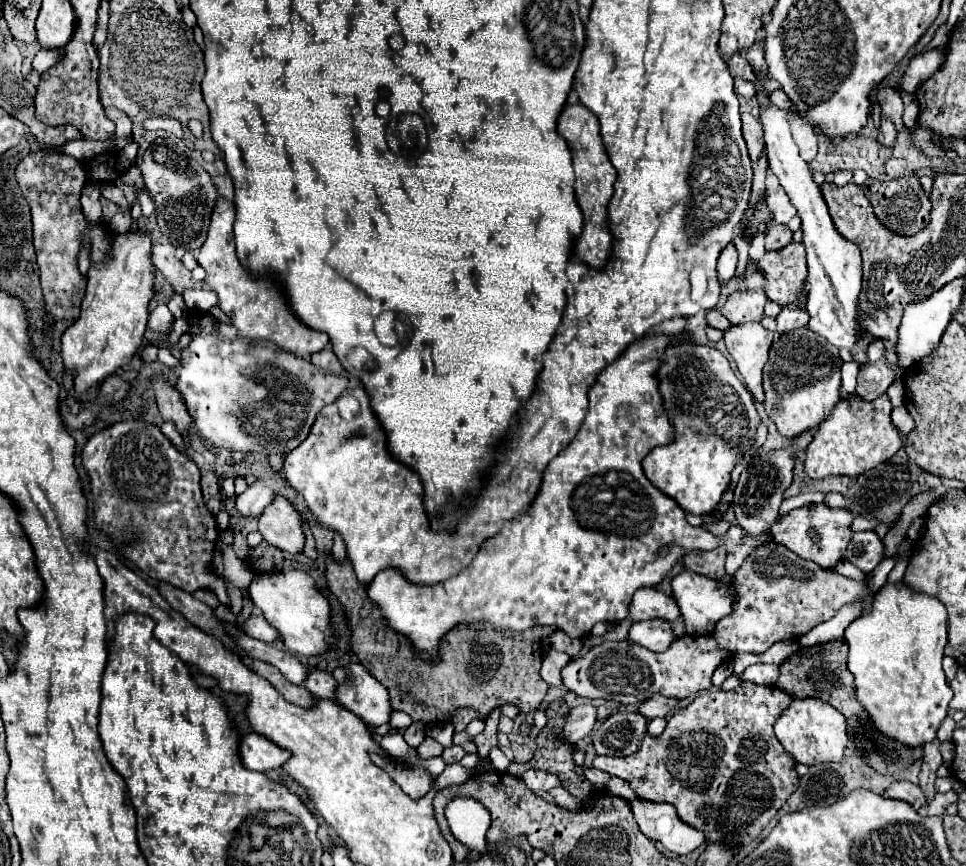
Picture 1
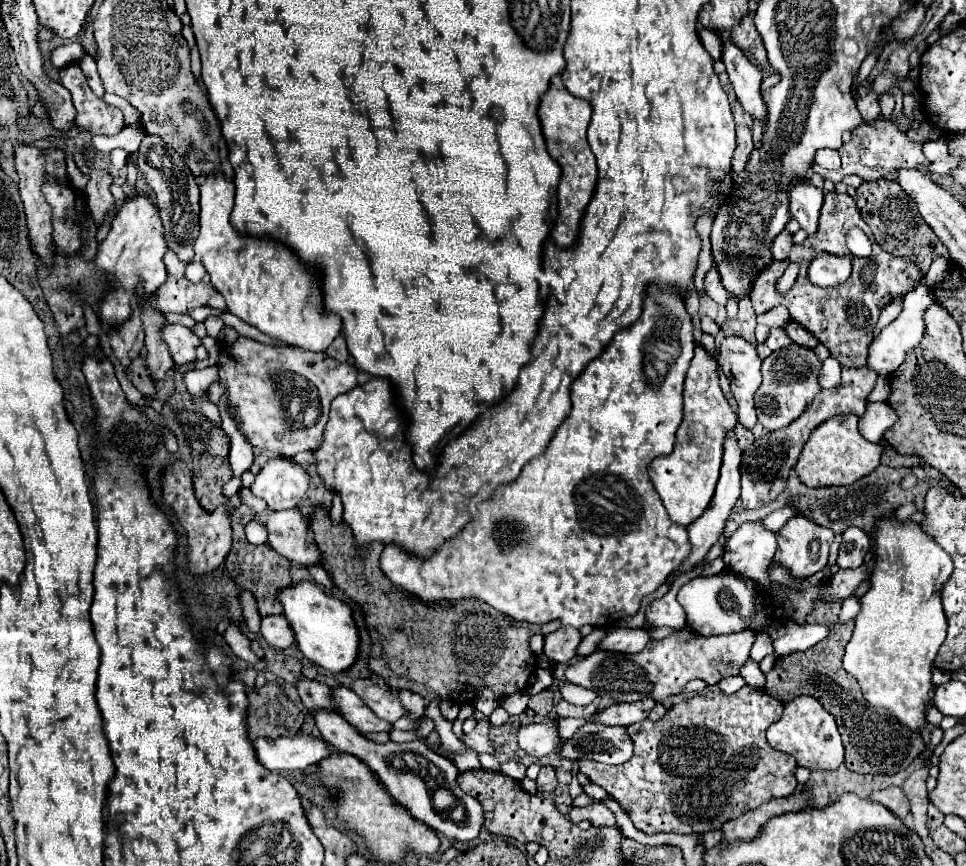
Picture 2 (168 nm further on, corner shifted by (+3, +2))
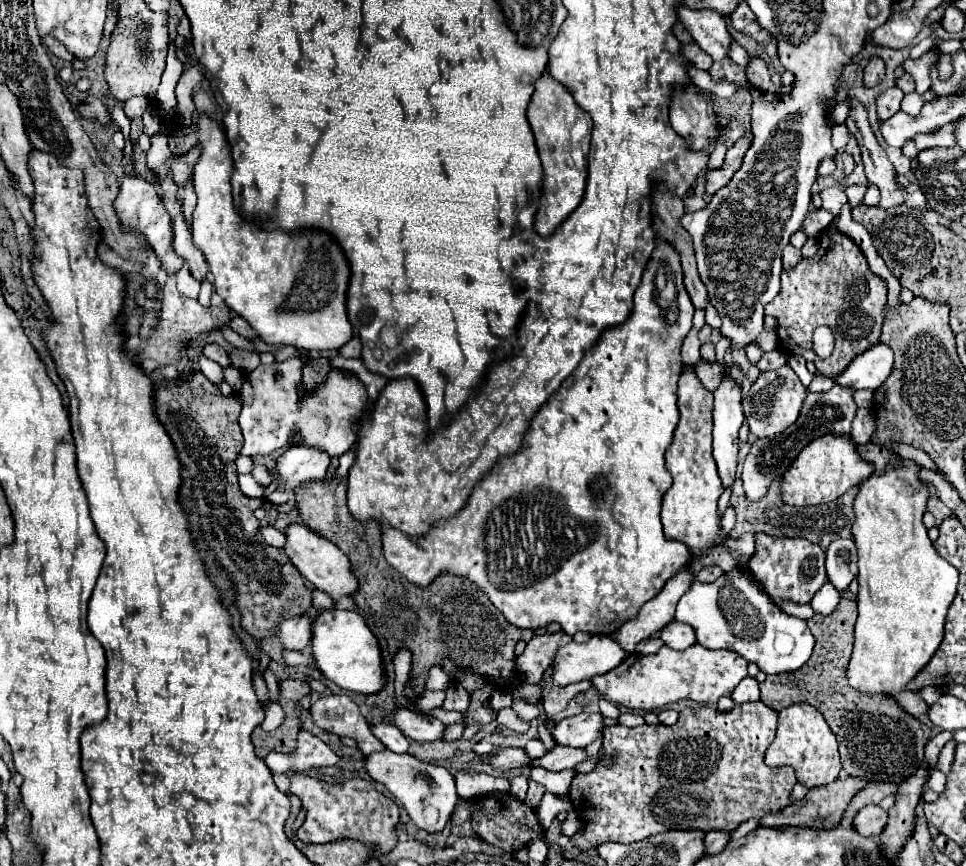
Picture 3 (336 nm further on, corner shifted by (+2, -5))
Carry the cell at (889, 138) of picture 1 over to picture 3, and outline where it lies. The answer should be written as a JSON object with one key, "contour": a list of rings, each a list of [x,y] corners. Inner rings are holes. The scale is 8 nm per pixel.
{"contour":[[[871,59],[869,65],[865,67],[865,73],[863,73],[863,85],[865,87],[875,87],[883,81],[885,77],[885,63],[881,59]]]}

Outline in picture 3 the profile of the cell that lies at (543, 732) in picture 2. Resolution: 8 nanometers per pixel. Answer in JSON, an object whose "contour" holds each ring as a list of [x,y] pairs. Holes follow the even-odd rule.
{"contour":[[[507,747],[507,749],[499,749],[491,763],[501,769],[501,771],[507,771],[507,769],[521,769],[521,767],[531,767],[535,763],[535,759],[531,759],[527,755],[525,749],[521,747]]]}

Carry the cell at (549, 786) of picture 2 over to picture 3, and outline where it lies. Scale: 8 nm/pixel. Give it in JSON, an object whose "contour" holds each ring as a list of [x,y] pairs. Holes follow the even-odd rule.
{"contour":[[[531,781],[531,783],[529,783],[527,797],[525,797],[525,803],[527,803],[529,807],[537,807],[539,801],[541,801],[541,797],[543,797],[543,793],[545,793],[545,787],[539,785],[539,783],[535,783],[535,781]]]}

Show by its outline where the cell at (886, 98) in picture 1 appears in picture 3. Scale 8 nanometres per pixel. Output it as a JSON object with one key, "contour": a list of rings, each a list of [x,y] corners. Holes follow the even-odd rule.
{"contour":[[[893,87],[893,89],[887,89],[885,93],[881,93],[877,99],[879,121],[893,117],[901,109],[901,99],[903,99],[903,91],[899,87]]]}

